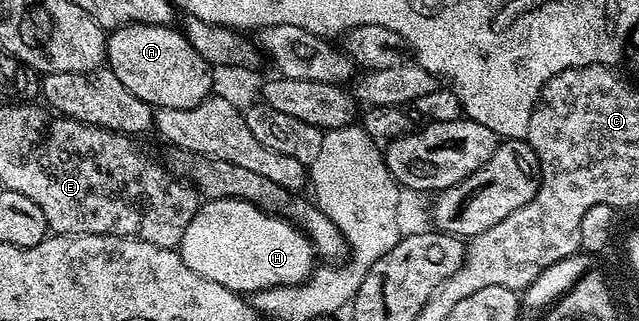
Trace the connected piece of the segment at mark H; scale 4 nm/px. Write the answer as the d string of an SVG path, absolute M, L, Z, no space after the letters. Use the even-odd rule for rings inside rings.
M243 197L229 199L207 199L200 204L197 215L185 229L177 252L185 267L229 287L229 291L240 295L254 295L263 289L272 289L278 285L299 285L311 276L317 265L317 254L307 234L298 225L291 224L277 213L268 213L260 205L255 205Z

